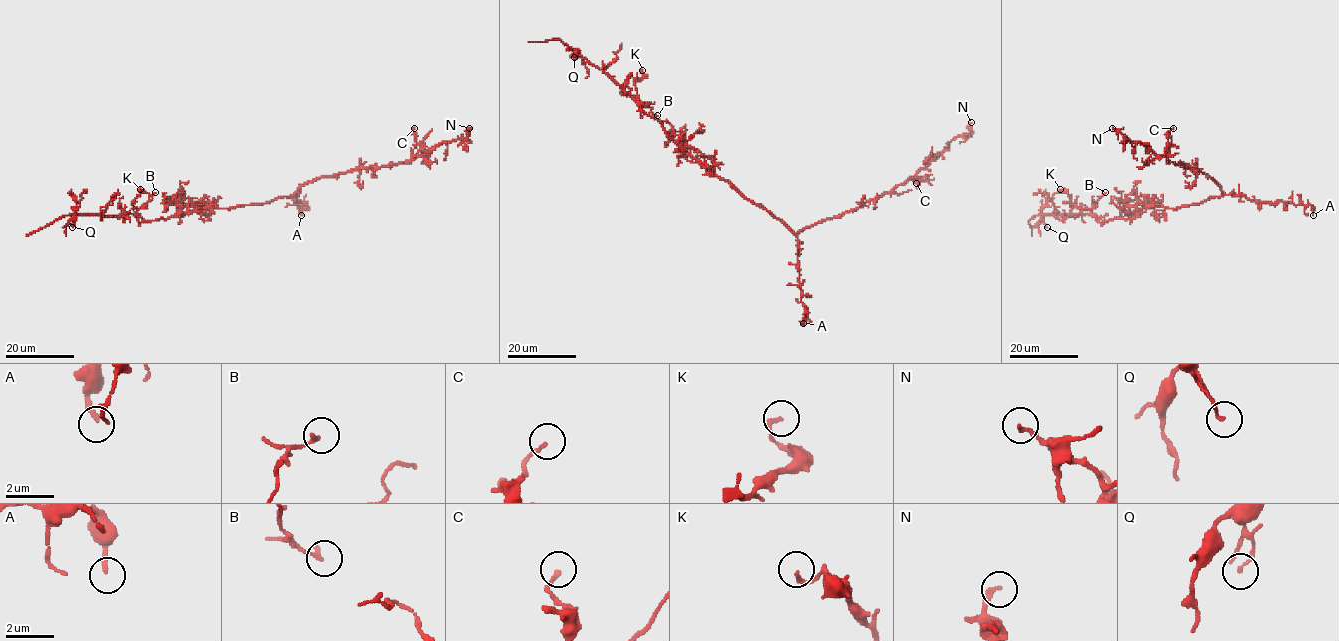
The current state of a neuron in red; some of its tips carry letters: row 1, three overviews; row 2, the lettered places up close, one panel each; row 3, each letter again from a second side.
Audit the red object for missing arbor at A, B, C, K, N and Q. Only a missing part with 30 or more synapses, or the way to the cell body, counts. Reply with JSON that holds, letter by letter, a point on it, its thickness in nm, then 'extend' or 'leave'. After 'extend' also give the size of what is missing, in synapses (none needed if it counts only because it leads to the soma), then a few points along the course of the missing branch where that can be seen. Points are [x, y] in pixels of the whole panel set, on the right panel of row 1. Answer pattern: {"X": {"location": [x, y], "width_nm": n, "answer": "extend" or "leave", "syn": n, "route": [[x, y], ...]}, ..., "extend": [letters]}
{"A": {"location": [1313, 215], "width_nm": 200, "answer": "leave"}, "B": {"location": [1105, 192], "width_nm": 170, "answer": "leave"}, "C": {"location": [1173, 128], "width_nm": 140, "answer": "leave"}, "K": {"location": [1060, 189], "width_nm": 160, "answer": "leave"}, "N": {"location": [1112, 128], "width_nm": 170, "answer": "leave"}, "Q": {"location": [1047, 227], "width_nm": 130, "answer": "leave"}, "extend": []}

